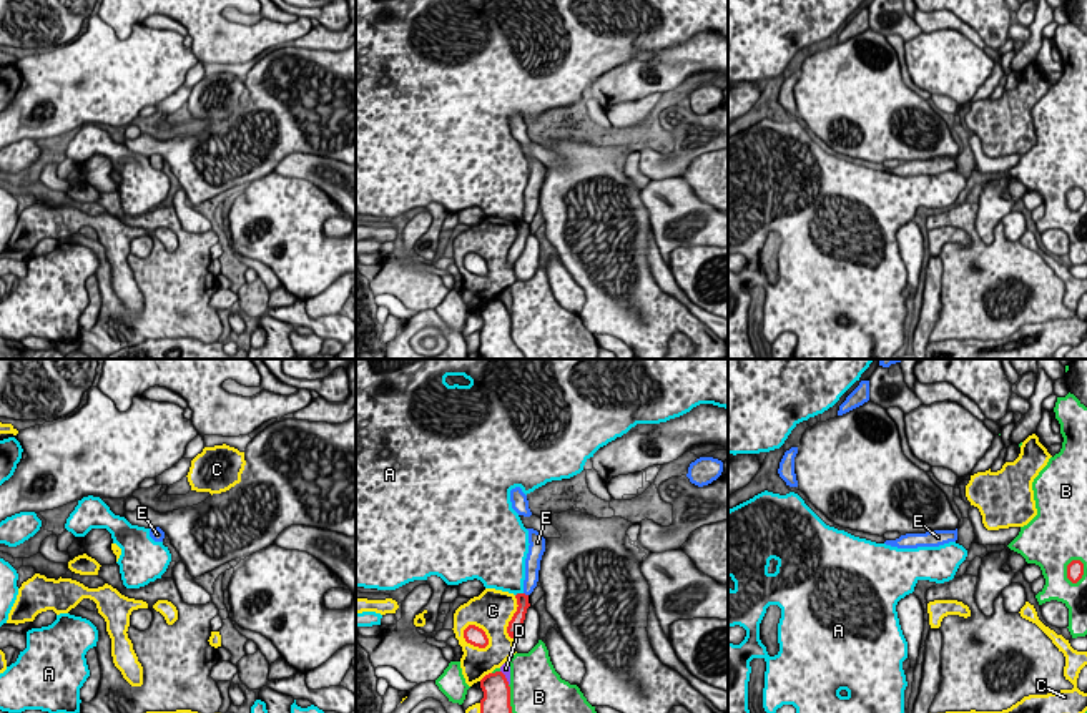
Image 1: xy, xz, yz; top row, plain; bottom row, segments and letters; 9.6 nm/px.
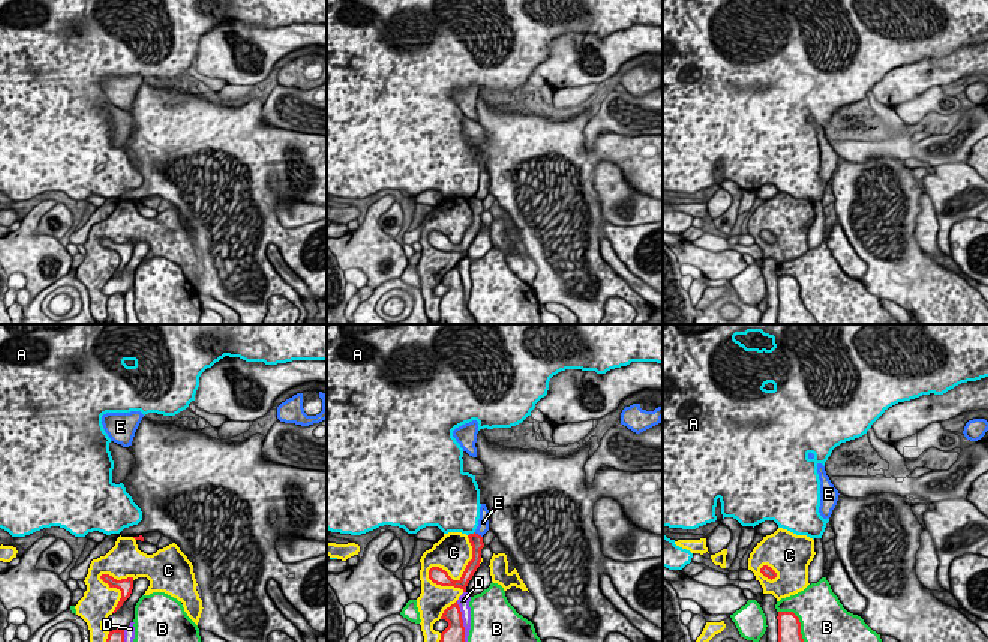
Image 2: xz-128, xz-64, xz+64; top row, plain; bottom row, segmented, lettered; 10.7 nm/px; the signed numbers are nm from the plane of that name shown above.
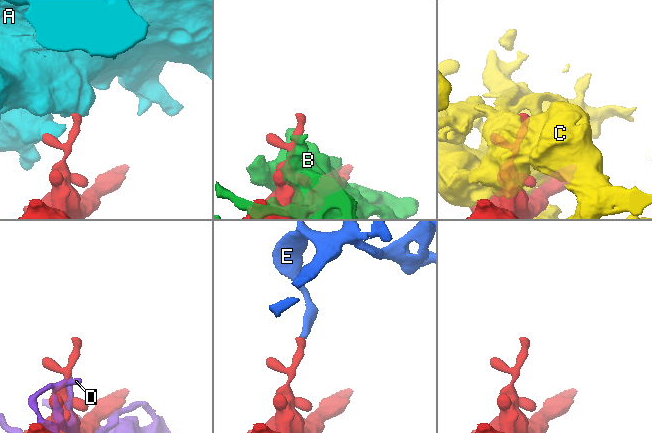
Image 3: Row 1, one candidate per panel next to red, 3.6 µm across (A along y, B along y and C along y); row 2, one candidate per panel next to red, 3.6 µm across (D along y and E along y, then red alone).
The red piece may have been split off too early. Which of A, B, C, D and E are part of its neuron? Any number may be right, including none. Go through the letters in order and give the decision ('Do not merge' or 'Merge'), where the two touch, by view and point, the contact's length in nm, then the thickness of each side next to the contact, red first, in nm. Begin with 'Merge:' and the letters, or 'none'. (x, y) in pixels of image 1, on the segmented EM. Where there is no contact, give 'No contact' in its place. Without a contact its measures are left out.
Merge: none
A: Do not merge. Touches red at xz (519, 594). Shared border 90 nm. Thickness 130 nm (red) against 360 nm
B: Do not merge. Touches red at xz (509, 698). Shared border 280 nm. Thickness 260 nm (red) against 440 nm
C: Do not merge. Touches red at xz (472, 644). Shared border 300 nm. Thickness 190 nm (red) against 300 nm
D: Do not merge. Touches red at xz (504, 677). Shared border 170 nm. Thickness 260 nm (red) against 100 nm
E: Do not merge. Touches red at xz (524, 594). Shared border 60 nm. Thickness 130 nm (red) against 130 nm

